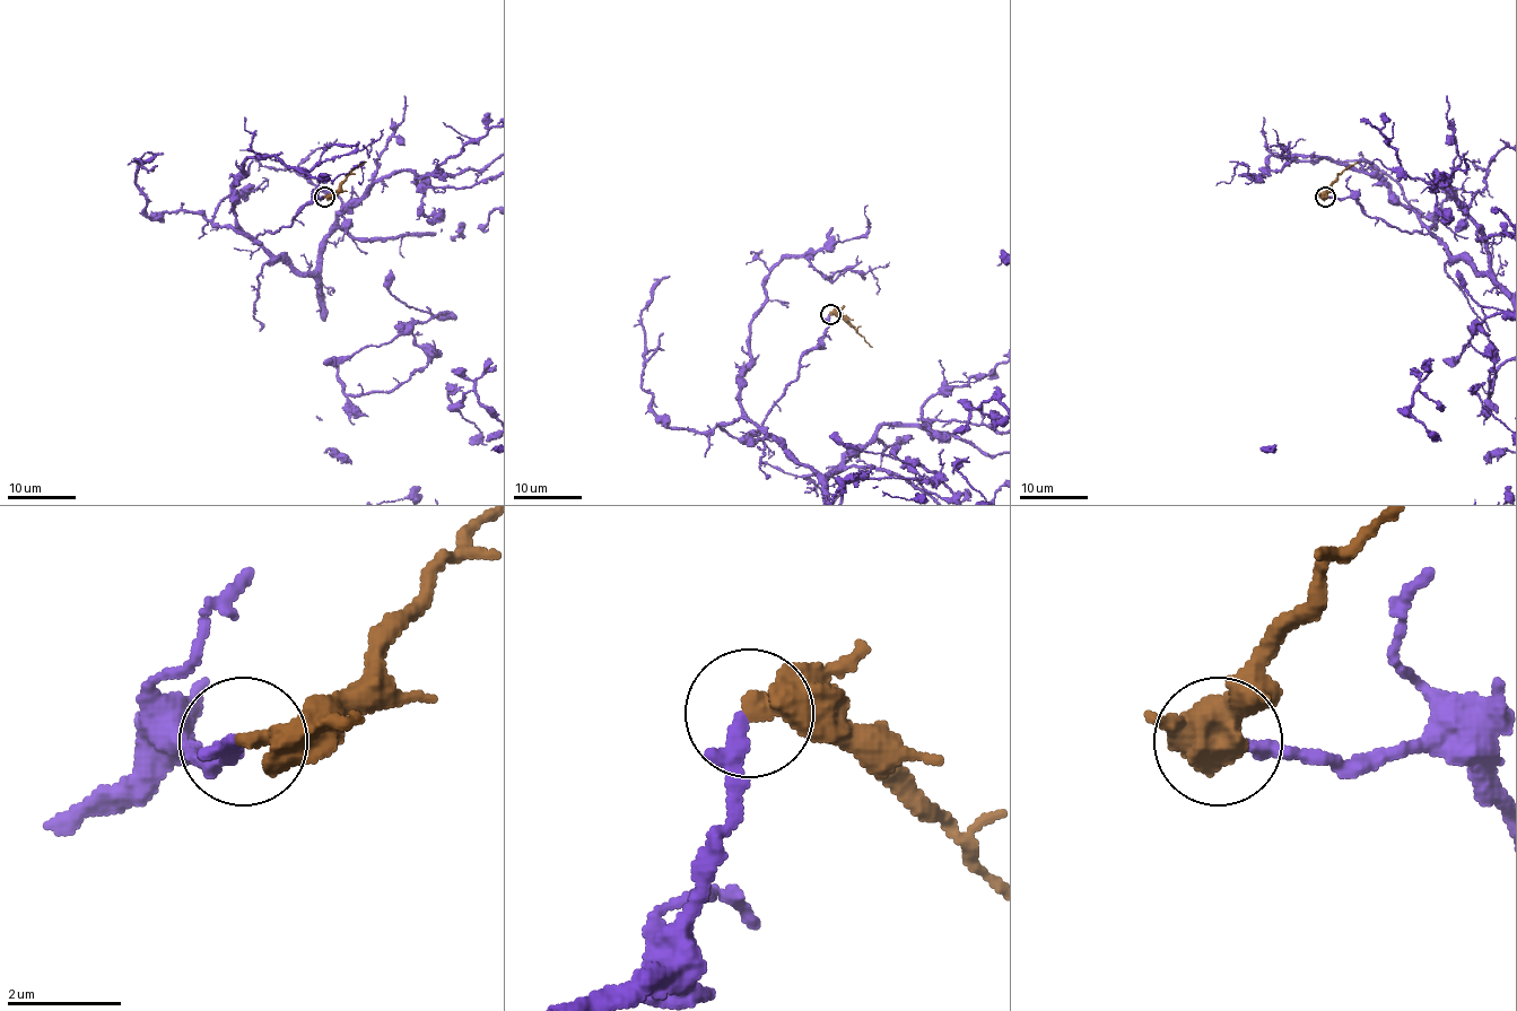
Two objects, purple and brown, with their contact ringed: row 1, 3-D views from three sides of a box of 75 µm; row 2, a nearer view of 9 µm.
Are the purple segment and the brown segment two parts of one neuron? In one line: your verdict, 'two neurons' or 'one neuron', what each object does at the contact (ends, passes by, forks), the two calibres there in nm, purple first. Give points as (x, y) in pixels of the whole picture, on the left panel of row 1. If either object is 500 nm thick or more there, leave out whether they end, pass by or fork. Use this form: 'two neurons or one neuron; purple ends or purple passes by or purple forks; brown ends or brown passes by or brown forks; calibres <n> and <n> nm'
one neuron; purple ends; brown ends; calibres 240 and 480 nm

